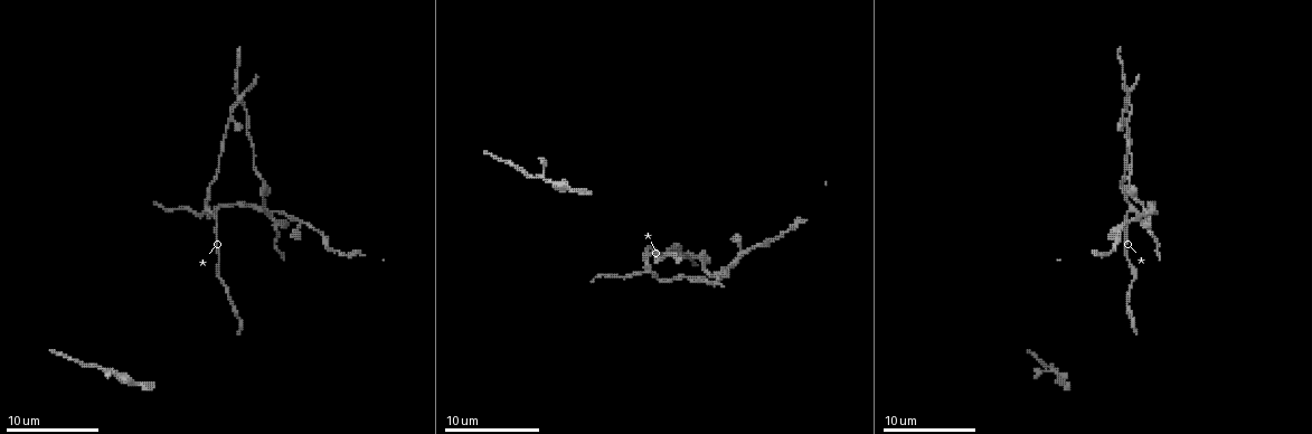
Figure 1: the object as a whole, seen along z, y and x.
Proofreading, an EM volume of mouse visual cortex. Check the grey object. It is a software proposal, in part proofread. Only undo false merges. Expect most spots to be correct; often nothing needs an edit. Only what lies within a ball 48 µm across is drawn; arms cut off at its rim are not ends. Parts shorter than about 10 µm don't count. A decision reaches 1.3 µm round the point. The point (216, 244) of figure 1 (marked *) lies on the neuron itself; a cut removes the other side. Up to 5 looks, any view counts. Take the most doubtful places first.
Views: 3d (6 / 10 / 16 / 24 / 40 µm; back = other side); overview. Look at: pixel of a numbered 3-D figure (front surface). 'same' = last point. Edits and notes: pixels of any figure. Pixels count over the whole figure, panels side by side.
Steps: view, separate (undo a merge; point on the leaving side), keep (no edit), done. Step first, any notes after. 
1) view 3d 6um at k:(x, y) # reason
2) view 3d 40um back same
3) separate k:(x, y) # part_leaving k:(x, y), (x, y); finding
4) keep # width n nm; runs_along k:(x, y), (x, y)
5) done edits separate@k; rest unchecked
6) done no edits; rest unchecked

view 3d 10um at 1:(667, 251) # thick turns thin

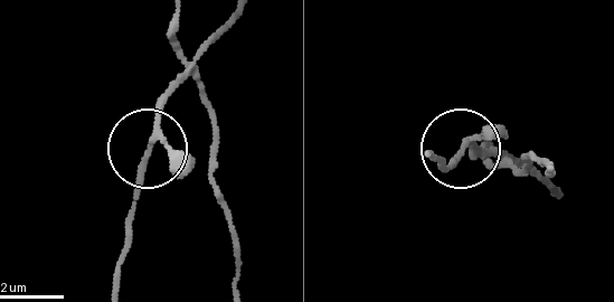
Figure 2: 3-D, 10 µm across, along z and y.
keep # arms 3; all the same neuron

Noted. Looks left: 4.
view 3d 10um at 1:(213, 216) # sudden change in width

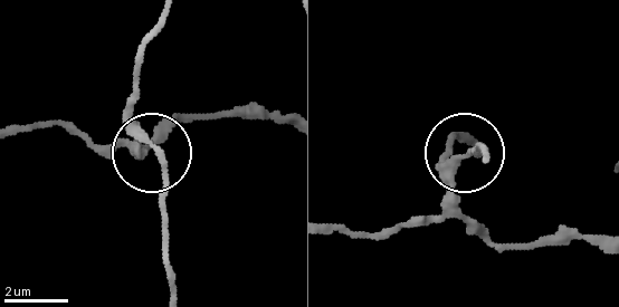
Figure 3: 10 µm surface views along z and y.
separate 3:(468, 220) # width 230 nm; two neurons meet here

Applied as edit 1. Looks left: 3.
view 3d 16um at 1:(1135, 198) # thick turns thin

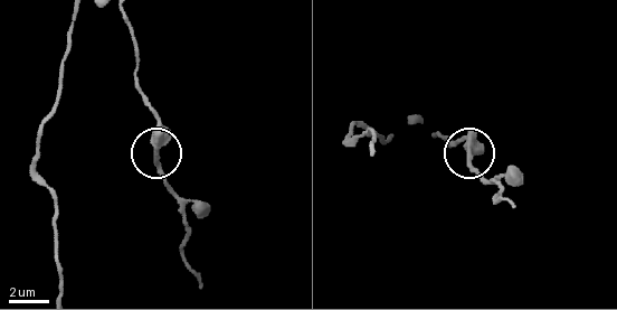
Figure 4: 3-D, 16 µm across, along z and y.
view 3d 16um back at 4:(468, 155) # from behind

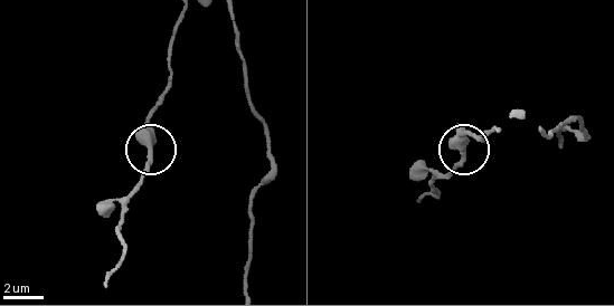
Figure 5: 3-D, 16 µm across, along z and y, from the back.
keep # runs_along 5:(183, 16), (137, 189); all the same neuron

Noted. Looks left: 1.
done edits separate@3; rest unchecked

